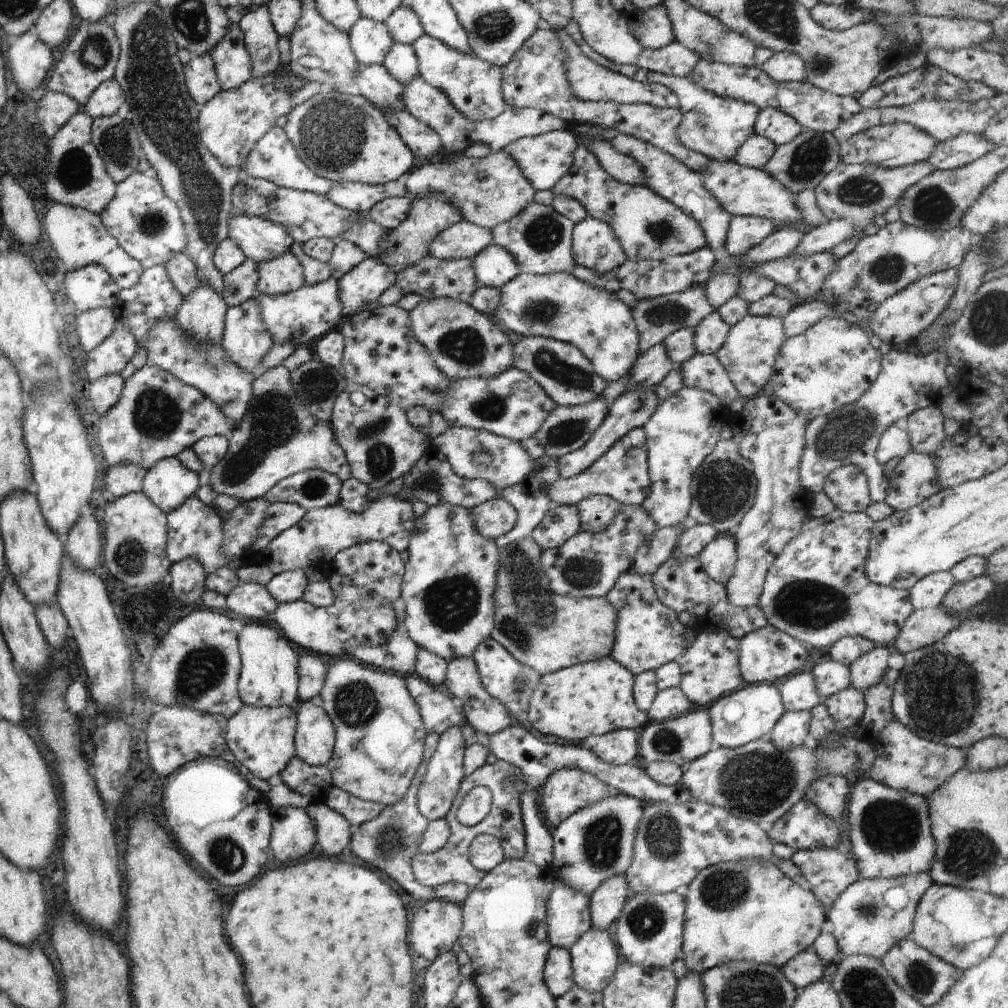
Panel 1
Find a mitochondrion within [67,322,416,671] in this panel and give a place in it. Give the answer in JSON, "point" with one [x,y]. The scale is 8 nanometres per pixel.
{"point":[274,422]}

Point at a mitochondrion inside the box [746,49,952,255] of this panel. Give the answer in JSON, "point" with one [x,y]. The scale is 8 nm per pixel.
{"point":[810,157]}

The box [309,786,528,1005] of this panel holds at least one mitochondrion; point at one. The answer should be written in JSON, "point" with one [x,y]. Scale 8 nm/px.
{"point":[388,839]}

